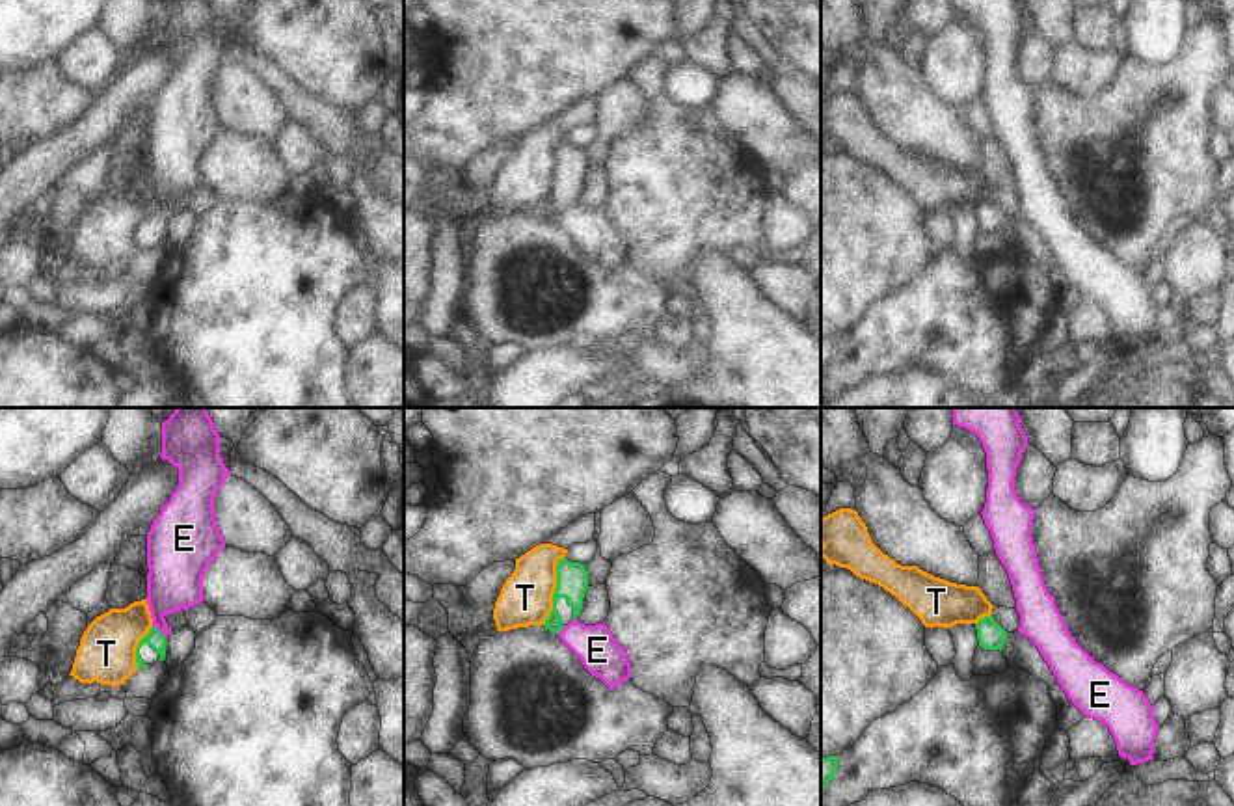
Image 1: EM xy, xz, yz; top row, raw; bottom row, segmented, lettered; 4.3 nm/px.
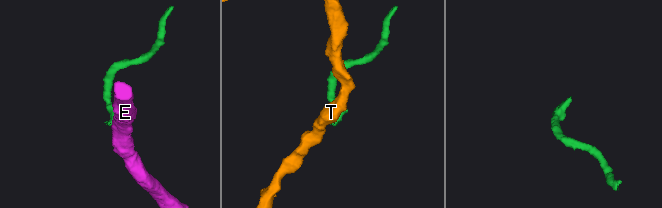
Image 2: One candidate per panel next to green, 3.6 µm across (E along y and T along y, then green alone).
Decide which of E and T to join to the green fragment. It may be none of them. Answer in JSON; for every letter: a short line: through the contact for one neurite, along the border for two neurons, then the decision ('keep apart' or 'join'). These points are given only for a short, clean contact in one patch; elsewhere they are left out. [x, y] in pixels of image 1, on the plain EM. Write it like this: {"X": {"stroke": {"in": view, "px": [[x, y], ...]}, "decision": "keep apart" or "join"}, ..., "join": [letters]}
{"E": {"stroke": {"in": "xy", "px": [[153, 209], [166, 218]]}, "decision": "keep apart"}, "T": {"stroke": {"in": "xz", "px": [[564, 140], [557, 146], [553, 192], [542, 207]]}, "decision": "keep apart"}, "join": []}

